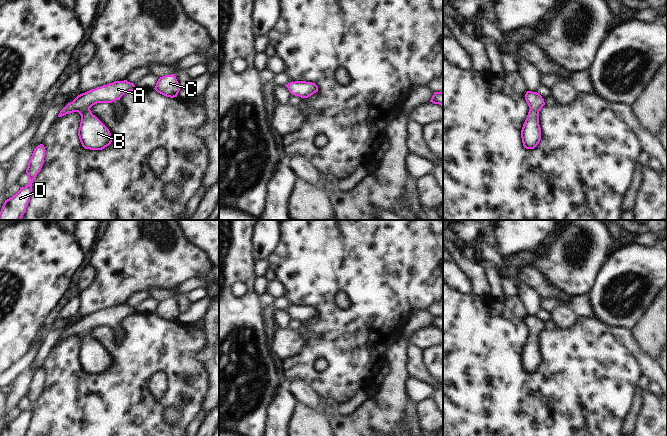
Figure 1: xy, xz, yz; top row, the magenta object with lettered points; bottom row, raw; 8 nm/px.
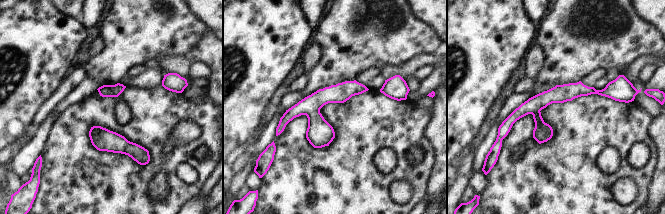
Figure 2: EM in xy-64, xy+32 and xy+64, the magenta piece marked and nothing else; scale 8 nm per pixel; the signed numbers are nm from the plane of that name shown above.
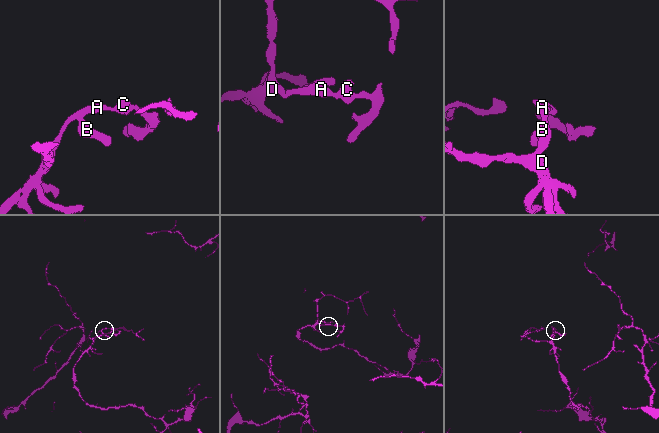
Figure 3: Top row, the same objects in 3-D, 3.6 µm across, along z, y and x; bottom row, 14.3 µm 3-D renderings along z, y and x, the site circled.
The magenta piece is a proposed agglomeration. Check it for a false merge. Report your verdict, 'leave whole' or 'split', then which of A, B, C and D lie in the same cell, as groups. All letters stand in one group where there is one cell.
leave whole; groups A B C D

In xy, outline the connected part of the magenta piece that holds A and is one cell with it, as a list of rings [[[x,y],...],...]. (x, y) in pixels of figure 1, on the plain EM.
[[[127,304],[115,305],[78,319],[68,327],[59,337],[58,341],[78,336],[81,339],[78,360],[82,370],[90,374],[102,374],[109,370],[112,361],[109,353],[92,338],[90,332],[97,327],[112,327],[120,324],[127,316],[135,314],[134,307]]]

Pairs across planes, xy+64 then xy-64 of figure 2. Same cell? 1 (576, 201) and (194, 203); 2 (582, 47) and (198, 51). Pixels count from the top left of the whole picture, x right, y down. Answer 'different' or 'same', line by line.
1: different
2: different

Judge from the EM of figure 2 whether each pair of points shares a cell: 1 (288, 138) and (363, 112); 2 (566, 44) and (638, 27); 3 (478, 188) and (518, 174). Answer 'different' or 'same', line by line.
1: same
2: same
3: different

